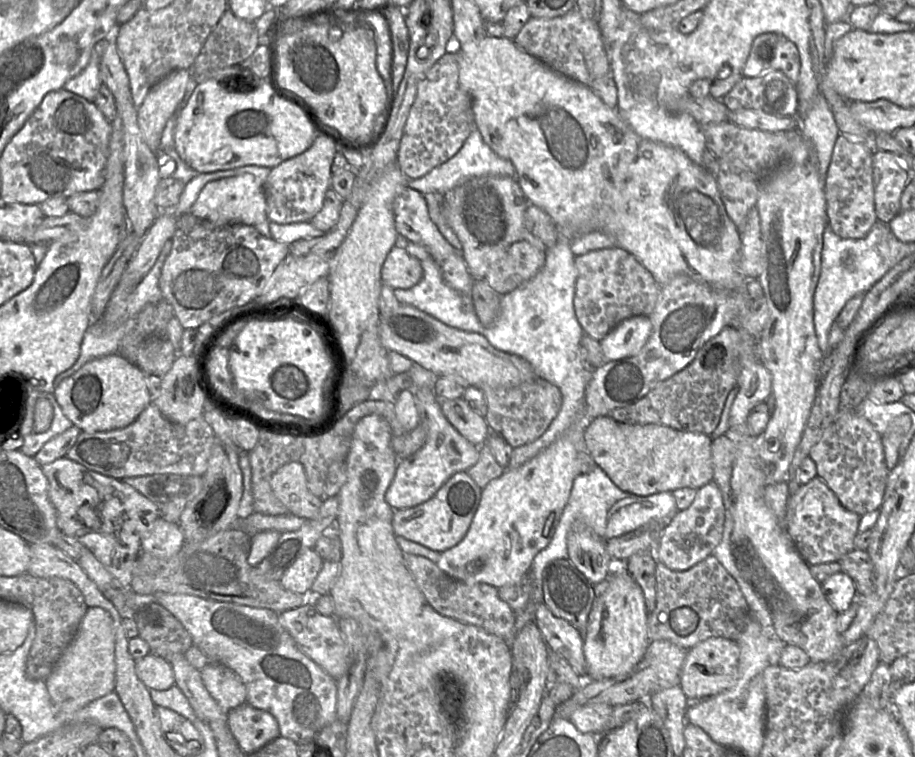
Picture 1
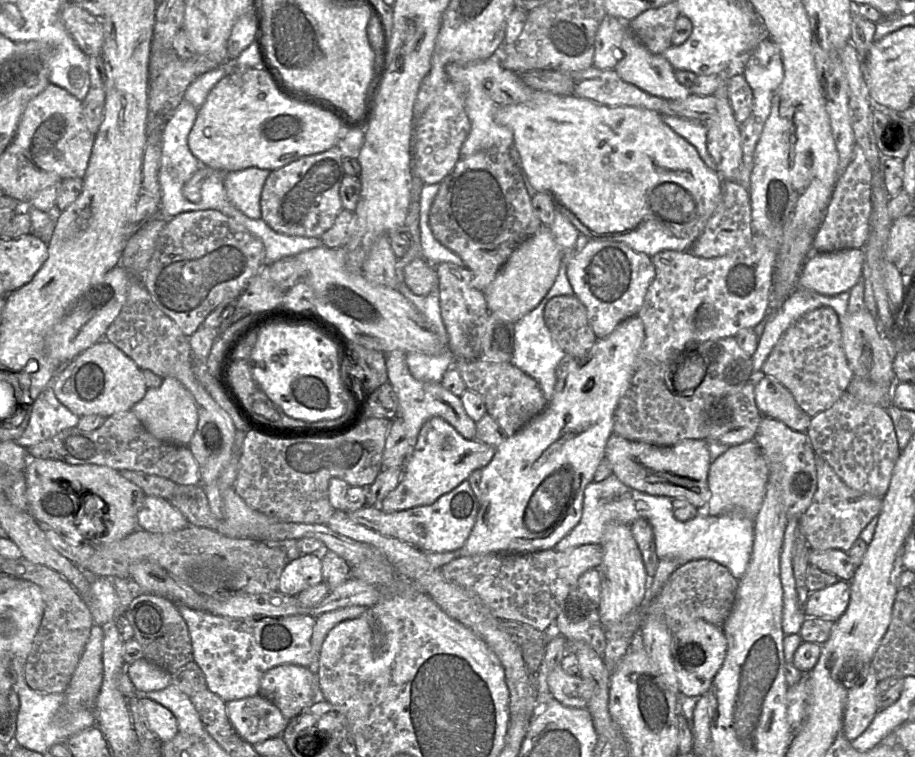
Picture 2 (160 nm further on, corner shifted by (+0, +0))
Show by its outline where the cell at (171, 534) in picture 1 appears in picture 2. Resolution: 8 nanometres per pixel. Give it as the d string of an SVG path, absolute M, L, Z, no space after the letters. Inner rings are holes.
M145 496L137 514L137 528L152 533L168 533L188 527L184 515L168 500Z

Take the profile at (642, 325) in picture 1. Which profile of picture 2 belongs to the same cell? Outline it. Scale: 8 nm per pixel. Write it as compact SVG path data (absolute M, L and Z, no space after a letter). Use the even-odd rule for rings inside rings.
M635 315L623 320L608 336L597 339L585 356L574 357L568 366L565 377L557 380L552 399L548 402L547 407L514 435L506 437L506 439L496 448L491 461L481 469L482 499L480 500L478 514L469 537L465 544L459 550L456 550L459 552L460 556L487 553L531 553L549 550L555 547L555 545L579 523L582 516L585 488L593 481L598 465L605 459L606 444L609 437L614 432L614 411L620 398L627 391L637 370L637 356L644 338L644 323L638 315Z

